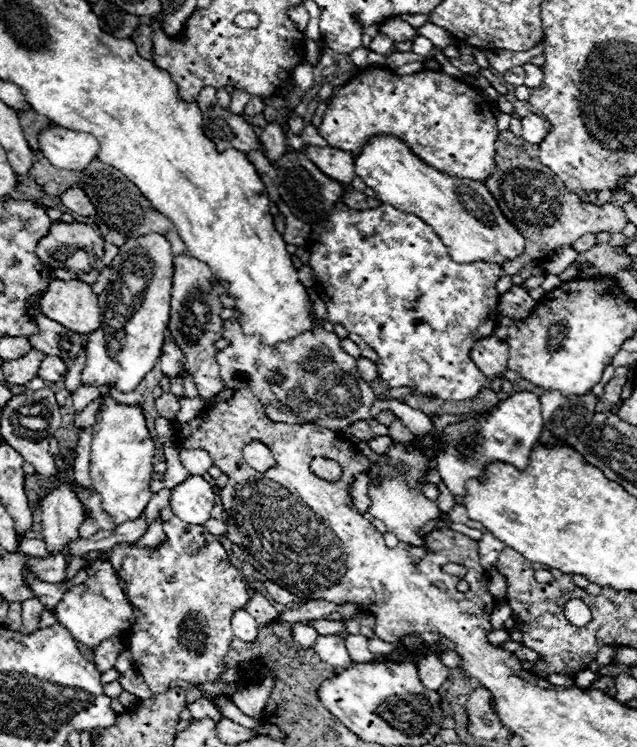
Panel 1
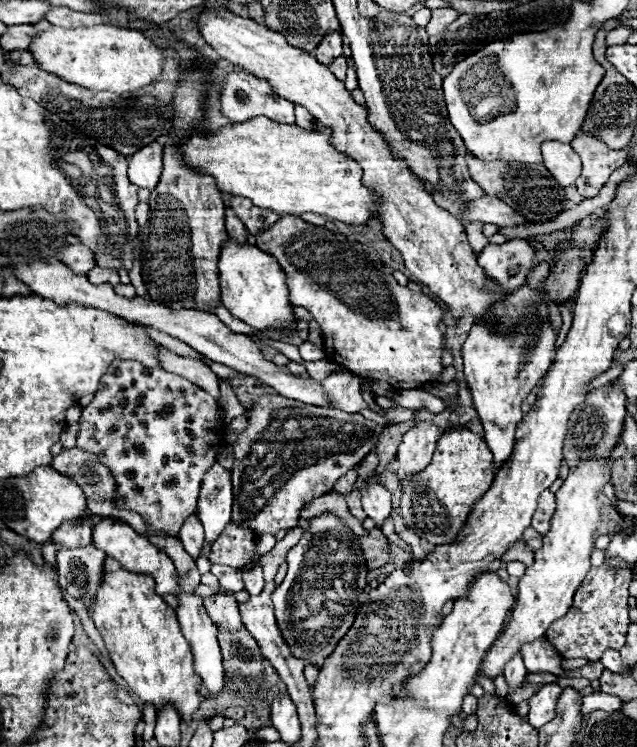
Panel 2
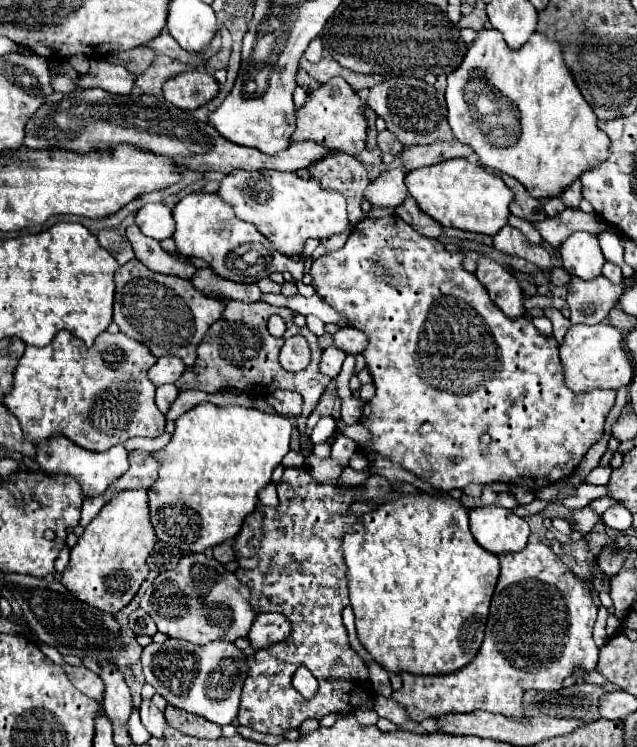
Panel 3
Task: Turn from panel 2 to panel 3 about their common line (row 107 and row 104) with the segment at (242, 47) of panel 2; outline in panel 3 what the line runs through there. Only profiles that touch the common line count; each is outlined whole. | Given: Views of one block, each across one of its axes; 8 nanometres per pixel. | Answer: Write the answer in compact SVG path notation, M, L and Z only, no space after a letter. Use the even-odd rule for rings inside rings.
M332 78L320 88L308 92L306 104L302 108L296 108L296 130L292 134L292 142L314 140L322 146L328 146L328 150L358 156L366 148L366 120L360 108L364 108L364 104L356 96L356 92L346 84L346 80Z

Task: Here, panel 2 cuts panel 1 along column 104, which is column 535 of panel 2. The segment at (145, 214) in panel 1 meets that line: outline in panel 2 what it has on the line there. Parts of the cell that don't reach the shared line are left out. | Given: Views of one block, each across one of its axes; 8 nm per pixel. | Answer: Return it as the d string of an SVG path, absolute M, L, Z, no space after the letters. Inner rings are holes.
M468 154L466 162L474 182L480 184L488 196L496 196L508 206L512 206L512 210L522 214L526 222L550 222L564 212L562 208L562 202L566 200L564 188L552 178L552 174L548 174L544 164L520 164L502 160L484 162L474 158L472 154Z

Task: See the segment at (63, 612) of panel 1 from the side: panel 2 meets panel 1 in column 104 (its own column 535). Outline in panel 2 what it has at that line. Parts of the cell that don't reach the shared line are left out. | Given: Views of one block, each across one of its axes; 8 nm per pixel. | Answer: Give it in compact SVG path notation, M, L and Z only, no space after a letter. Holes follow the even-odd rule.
M614 456L598 462L580 462L576 470L568 472L568 478L556 492L558 508L552 518L552 528L544 536L544 546L536 550L534 564L528 566L526 574L520 578L518 604L512 610L512 620L506 632L496 638L494 646L486 652L482 660L480 670L486 672L490 678L496 678L504 670L504 664L510 662L510 658L520 650L524 642L534 642L536 638L542 638L548 626L568 612L576 588L590 570L590 554L594 550L596 530L602 522L604 506L598 500L598 494L602 494L604 486L608 484L606 472L610 470L612 462Z

